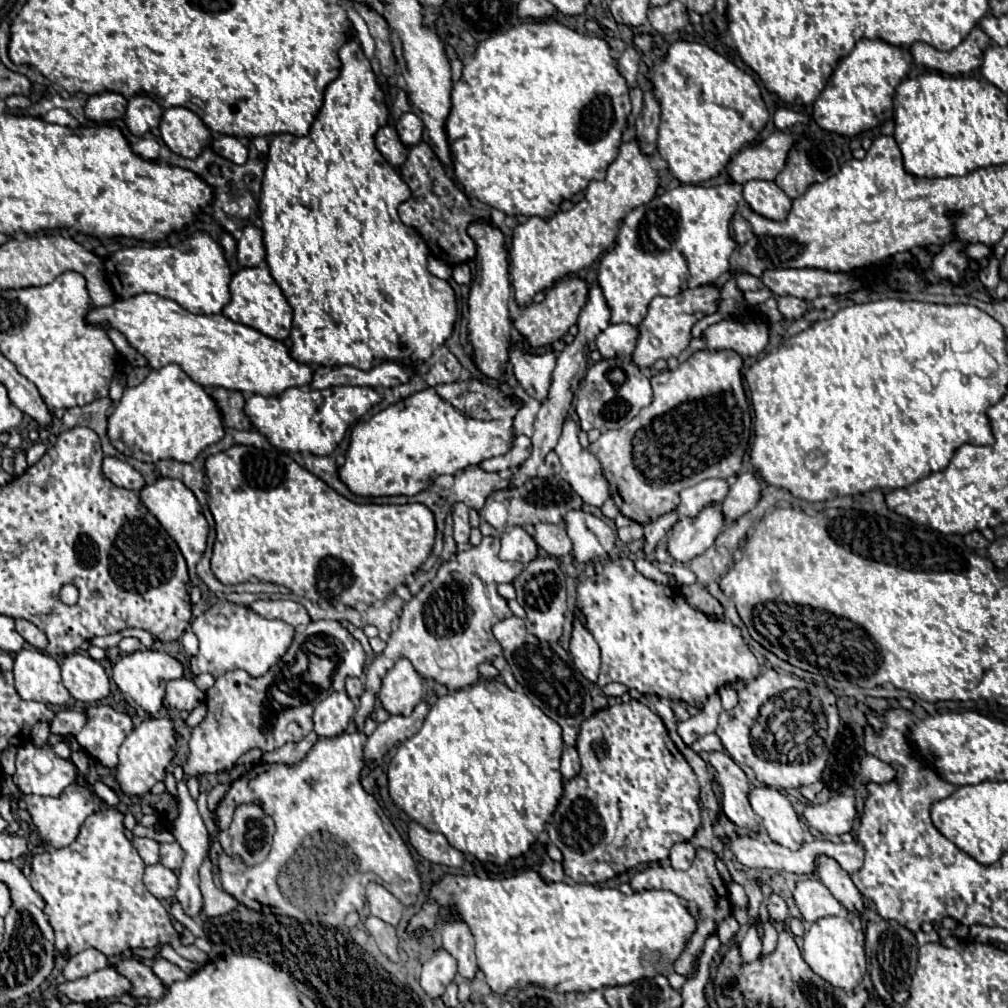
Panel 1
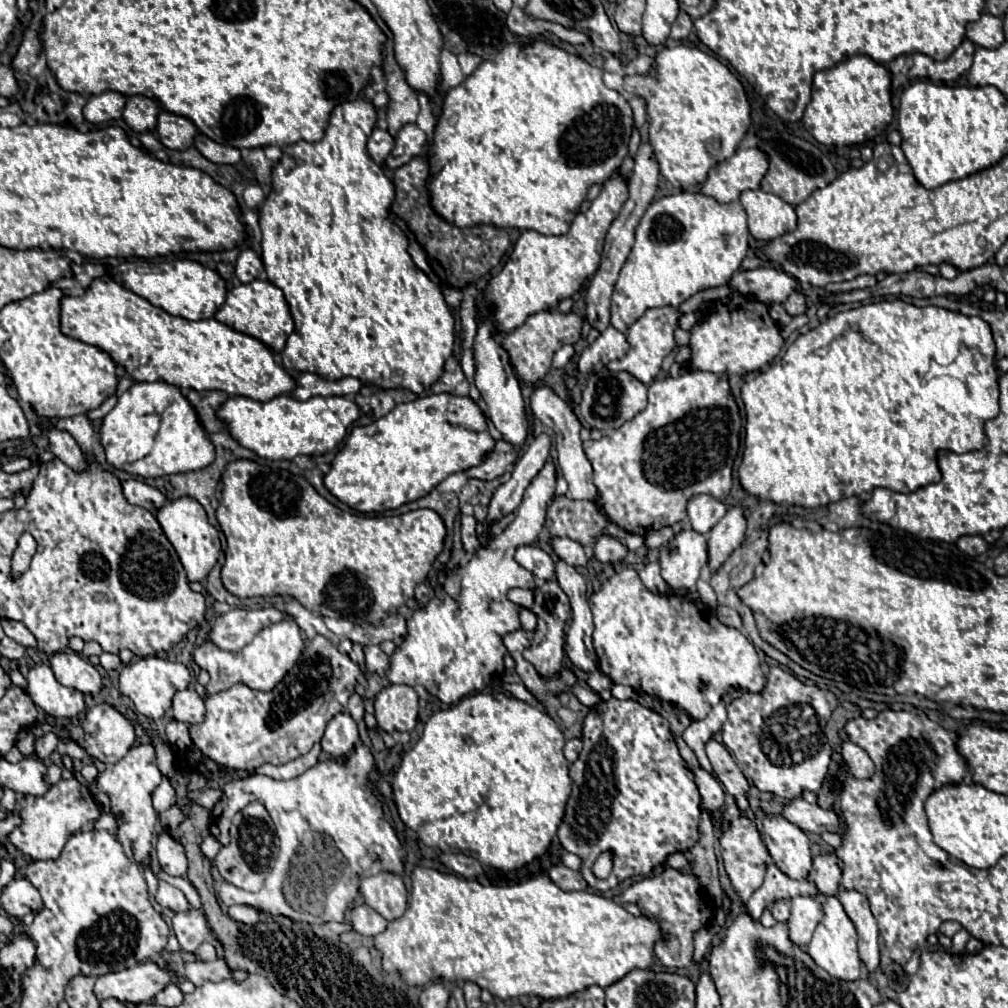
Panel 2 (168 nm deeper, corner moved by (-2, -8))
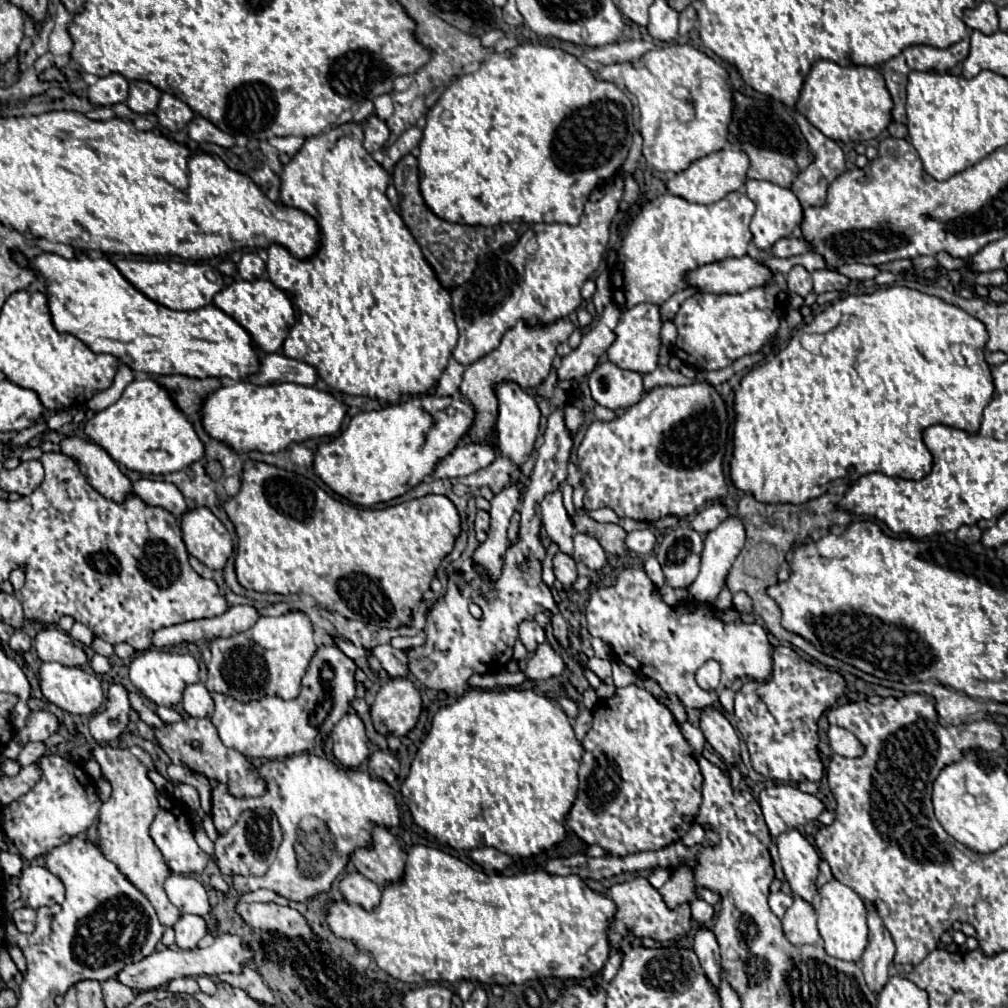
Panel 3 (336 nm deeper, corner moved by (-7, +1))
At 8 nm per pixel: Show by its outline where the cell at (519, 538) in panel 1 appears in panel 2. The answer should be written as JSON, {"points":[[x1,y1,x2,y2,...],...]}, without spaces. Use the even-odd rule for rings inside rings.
{"points":[[521,546,515,554,515,560,541,580,555,578,555,562,539,546]]}

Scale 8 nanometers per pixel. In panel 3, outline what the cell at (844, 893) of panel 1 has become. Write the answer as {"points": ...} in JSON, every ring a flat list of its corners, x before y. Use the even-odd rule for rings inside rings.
{"points":[[868,903,868,947,862,955,864,977,868,987,878,993,888,981,888,967,894,957,894,943,886,931,880,913]]}

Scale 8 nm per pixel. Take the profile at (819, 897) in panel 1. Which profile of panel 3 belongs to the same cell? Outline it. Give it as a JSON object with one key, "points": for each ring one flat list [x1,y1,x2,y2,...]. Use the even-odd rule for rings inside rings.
{"points":[[794,895,792,907,782,917,784,933,792,945,806,945,818,941,816,929,816,909,810,901]]}

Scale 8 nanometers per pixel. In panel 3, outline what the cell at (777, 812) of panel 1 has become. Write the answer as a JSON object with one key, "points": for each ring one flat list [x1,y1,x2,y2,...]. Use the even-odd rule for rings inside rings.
{"points":[[798,829,782,833,776,843,782,869,792,891,806,901,812,901,816,893,816,875,820,863,818,851]]}

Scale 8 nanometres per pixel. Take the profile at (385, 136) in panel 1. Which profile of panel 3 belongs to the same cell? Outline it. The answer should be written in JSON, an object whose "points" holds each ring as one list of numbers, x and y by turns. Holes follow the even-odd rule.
{"points":[[370,115,364,123,364,149,368,153,382,151,388,137,390,137,390,129,388,129,386,121,378,119,376,115]]}

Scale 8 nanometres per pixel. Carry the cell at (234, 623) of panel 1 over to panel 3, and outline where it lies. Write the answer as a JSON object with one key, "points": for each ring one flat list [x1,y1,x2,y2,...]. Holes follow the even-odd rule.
{"points":[[294,611,280,617,262,617,248,633,240,633,240,637,216,639,210,643,212,661,208,665,208,683,214,691,236,697,238,701,252,701,264,695,278,695,284,699,294,699,300,693,300,679,306,673,308,661,316,651,316,643,312,637,312,623,302,611]]}

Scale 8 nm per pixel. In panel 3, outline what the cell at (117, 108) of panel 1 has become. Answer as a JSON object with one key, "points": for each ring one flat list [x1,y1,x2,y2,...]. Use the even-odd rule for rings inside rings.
{"points":[[118,73,100,77,98,83,88,89,88,99,96,107,110,107,116,103,124,103,128,99,128,81]]}

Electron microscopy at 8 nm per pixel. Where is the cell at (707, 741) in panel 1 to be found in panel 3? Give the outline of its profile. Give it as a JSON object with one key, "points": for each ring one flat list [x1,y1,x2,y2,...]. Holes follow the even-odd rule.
{"points":[[685,722,680,725,682,735,684,735,686,741,688,741,693,754,700,756,704,750,706,740,702,731,699,728,692,727,690,722]]}

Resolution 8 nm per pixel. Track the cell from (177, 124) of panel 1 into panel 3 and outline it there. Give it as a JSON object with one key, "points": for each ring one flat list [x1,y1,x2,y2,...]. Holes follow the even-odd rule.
{"points":[[162,93,156,115,160,119,160,125,172,133,186,129,186,125,194,119,194,111,170,93]]}

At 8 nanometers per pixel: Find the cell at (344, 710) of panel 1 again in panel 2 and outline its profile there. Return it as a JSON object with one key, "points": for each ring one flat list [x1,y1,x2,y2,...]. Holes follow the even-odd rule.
{"points":[[343,712,343,714,337,714,327,724,325,736,321,740,321,748,329,756,347,756,355,748,357,742,359,742,357,724,349,712]]}

